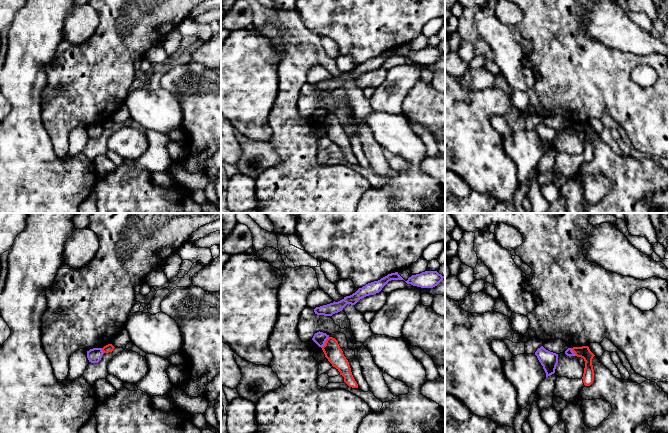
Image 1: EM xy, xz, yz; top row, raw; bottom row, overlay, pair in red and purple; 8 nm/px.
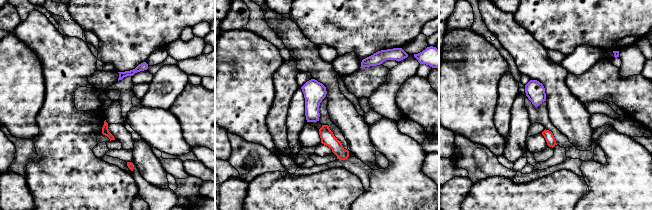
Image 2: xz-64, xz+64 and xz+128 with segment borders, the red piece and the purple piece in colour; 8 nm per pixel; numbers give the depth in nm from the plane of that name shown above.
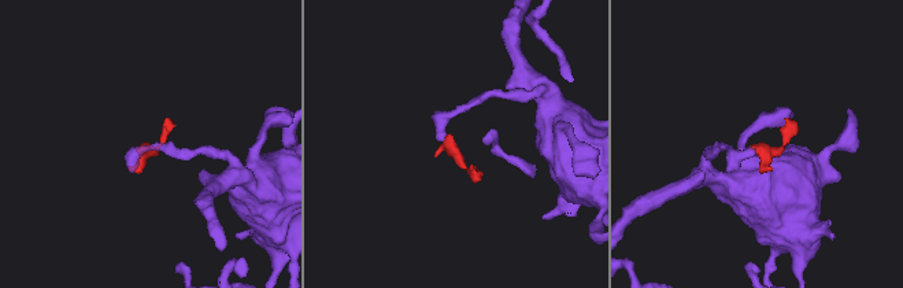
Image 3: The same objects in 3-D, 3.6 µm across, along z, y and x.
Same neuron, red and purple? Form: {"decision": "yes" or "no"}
{"decision": "no"}

